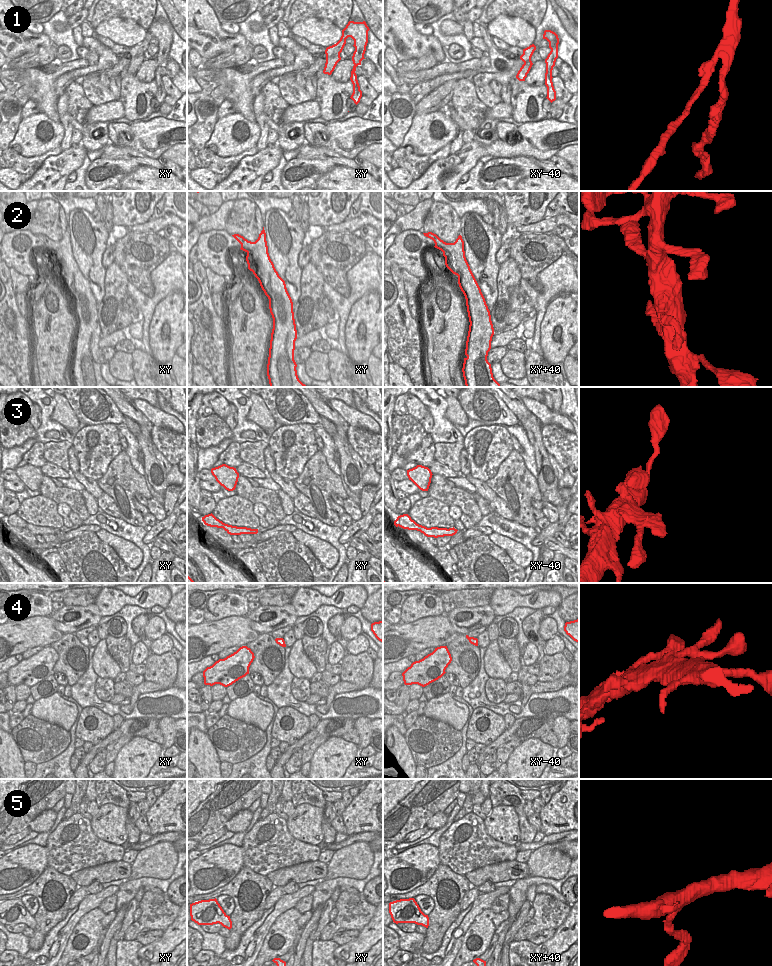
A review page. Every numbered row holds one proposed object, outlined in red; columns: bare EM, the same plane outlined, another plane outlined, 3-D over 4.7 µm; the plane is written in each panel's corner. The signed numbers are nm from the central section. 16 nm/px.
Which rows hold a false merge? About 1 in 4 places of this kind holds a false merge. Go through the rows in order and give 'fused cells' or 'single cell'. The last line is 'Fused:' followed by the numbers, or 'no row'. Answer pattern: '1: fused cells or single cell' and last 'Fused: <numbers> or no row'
1: fused cells
2: single cell
3: single cell
4: single cell
5: single cell
Fused: 1

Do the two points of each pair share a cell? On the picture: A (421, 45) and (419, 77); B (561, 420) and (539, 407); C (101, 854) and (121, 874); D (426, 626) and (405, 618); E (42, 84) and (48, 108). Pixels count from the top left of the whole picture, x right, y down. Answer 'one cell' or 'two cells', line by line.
A: two cells
B: one cell
C: two cells
D: two cells
E: one cell

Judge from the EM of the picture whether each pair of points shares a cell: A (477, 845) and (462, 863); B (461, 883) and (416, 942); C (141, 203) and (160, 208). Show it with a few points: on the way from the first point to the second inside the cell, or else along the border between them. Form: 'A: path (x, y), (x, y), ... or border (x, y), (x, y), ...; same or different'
A: path (473, 849), (463, 859); same
B: border (425, 935), (421, 950); different
C: border (158, 201), (154, 207), (153, 214), (148, 219); different

